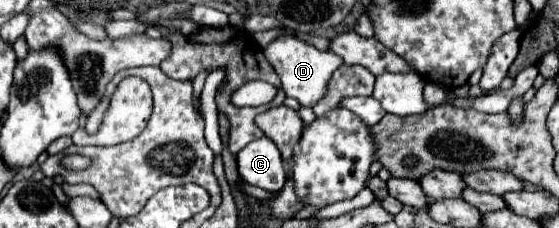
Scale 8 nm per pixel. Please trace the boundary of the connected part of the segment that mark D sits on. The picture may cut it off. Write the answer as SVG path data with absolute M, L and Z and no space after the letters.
M291 35L277 37L275 43L271 43L267 49L263 49L263 55L277 71L277 75L281 79L281 89L285 91L285 95L295 97L303 107L313 107L327 95L327 87L329 87L329 79L331 79L333 71L337 71L343 65L341 57L333 55L331 51L319 51L313 45L309 45L297 37L291 37Z

